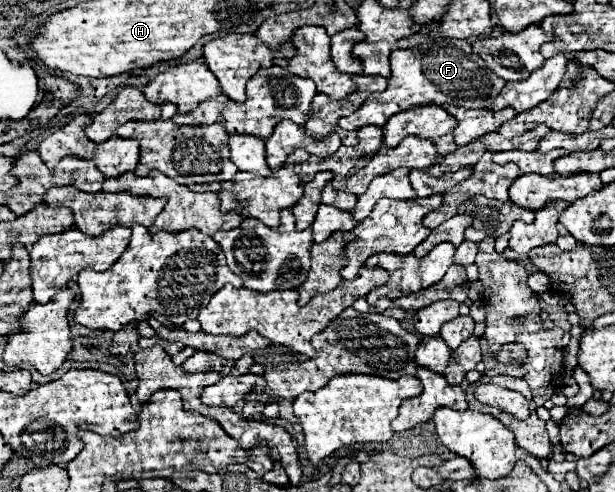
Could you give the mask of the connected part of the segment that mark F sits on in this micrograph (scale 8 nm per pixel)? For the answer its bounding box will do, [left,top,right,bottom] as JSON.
[340,38,504,130]

